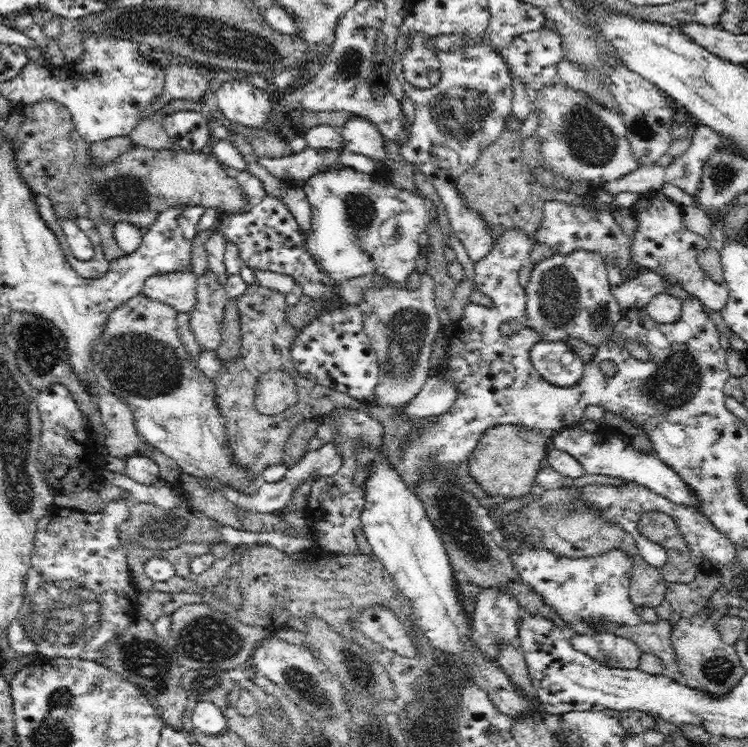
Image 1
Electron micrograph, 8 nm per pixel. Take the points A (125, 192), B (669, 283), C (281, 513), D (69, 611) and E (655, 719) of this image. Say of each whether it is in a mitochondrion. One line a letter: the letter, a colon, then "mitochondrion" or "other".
A: mitochondrion
B: other
C: other
D: mitochondrion
E: other

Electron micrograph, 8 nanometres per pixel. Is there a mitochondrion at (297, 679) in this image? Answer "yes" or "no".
yes

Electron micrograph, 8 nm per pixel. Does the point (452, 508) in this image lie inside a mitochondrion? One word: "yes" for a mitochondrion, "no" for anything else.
yes

